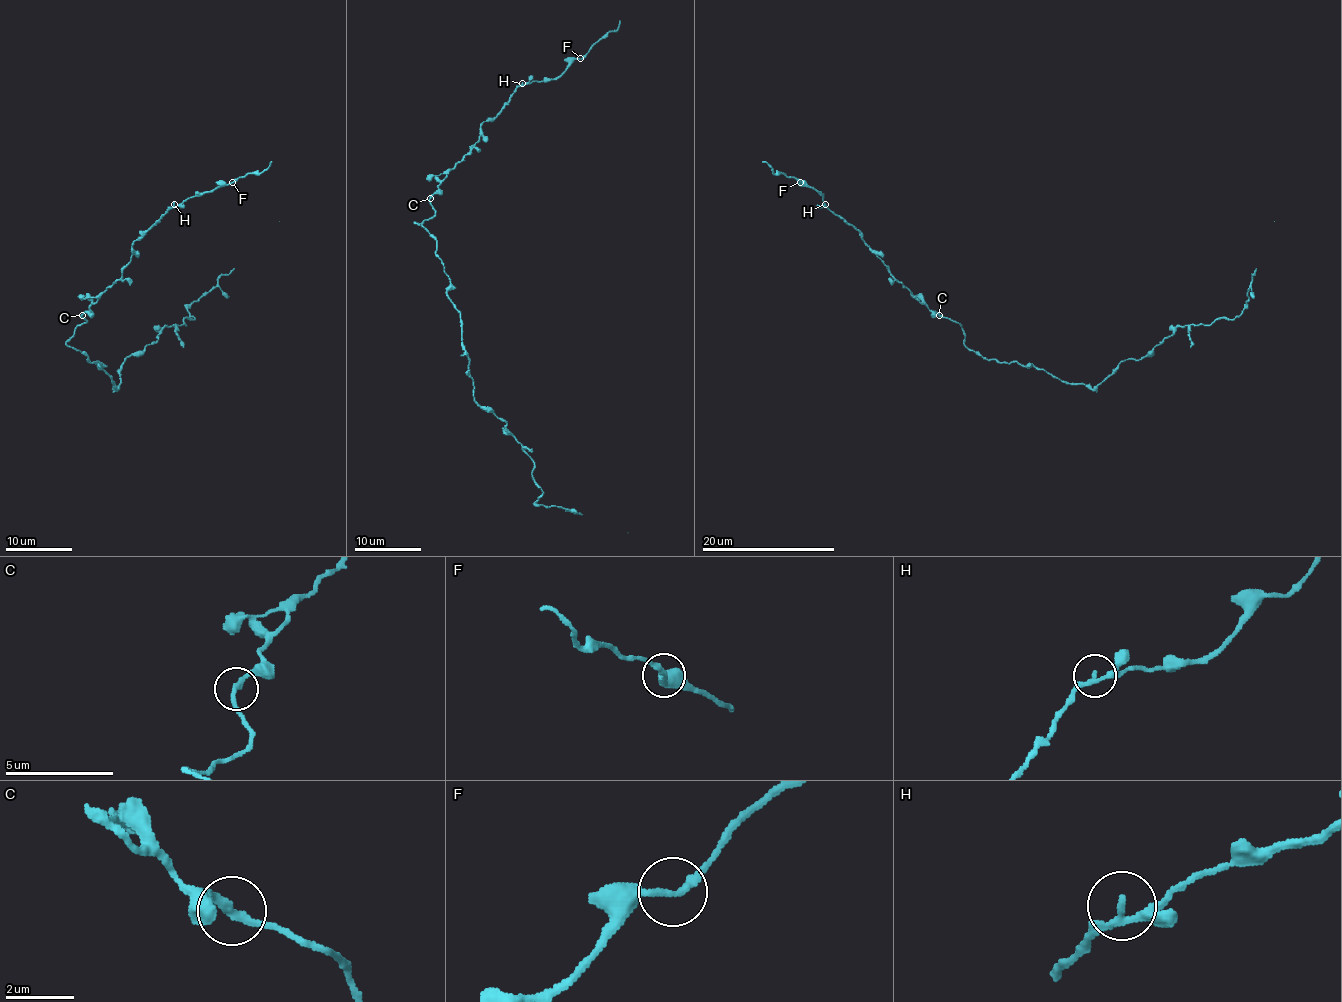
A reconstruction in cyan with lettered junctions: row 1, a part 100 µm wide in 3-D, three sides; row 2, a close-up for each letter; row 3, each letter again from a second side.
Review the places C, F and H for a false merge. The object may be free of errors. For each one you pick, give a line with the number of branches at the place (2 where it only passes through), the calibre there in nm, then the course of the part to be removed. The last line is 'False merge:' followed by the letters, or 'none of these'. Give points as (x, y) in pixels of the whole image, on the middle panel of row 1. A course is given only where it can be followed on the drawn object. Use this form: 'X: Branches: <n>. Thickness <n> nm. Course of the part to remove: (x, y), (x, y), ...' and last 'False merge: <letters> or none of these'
False merge: none of these

